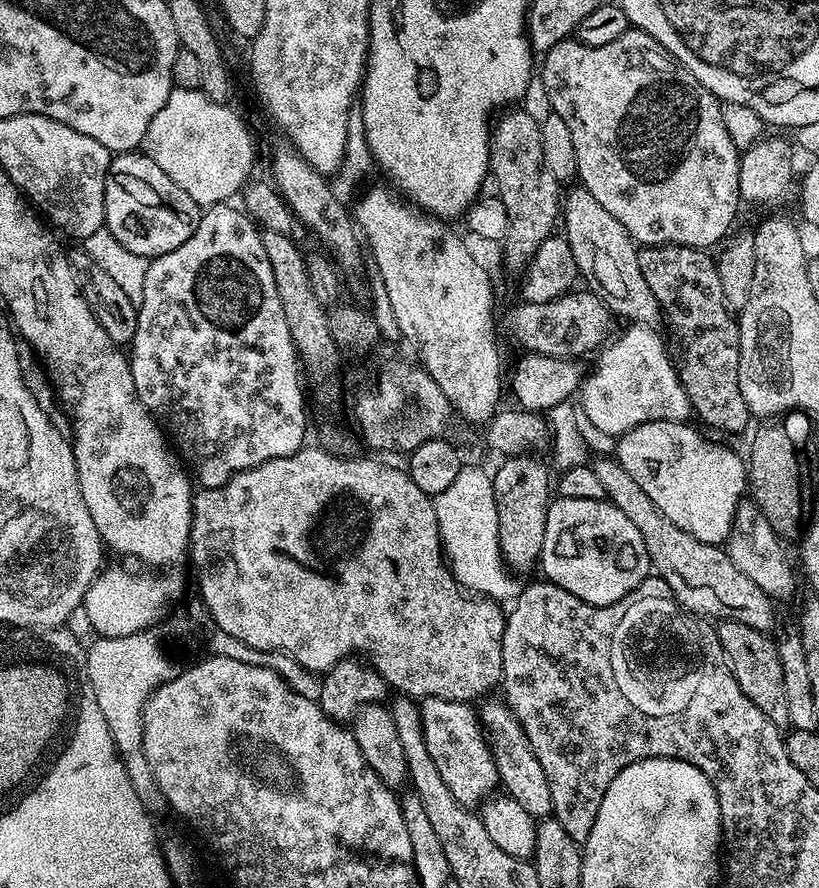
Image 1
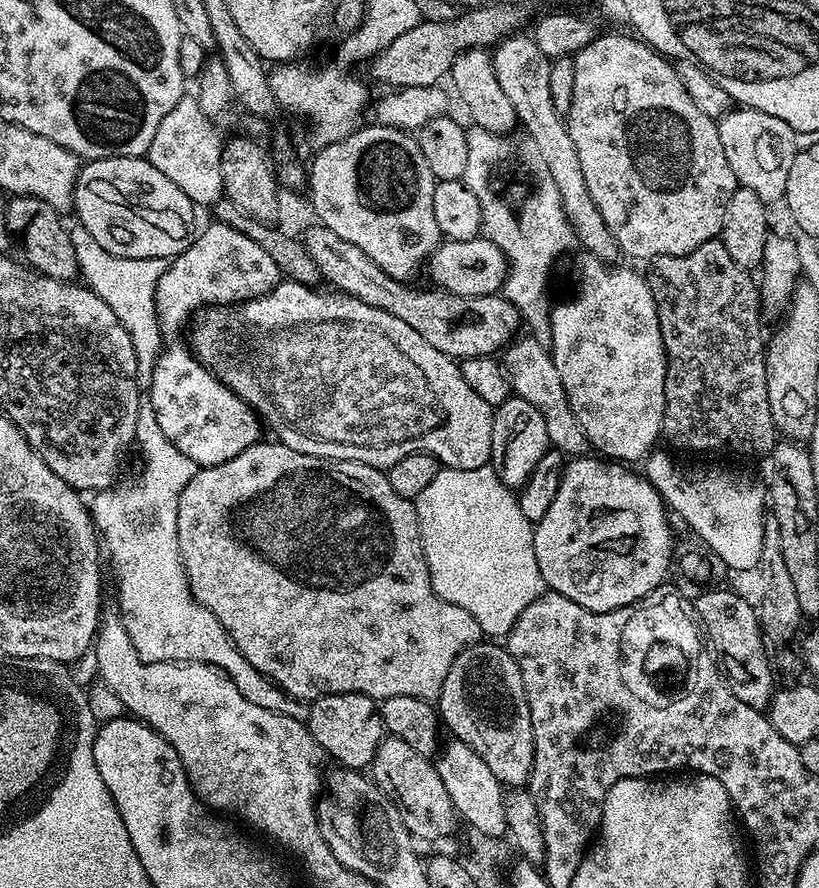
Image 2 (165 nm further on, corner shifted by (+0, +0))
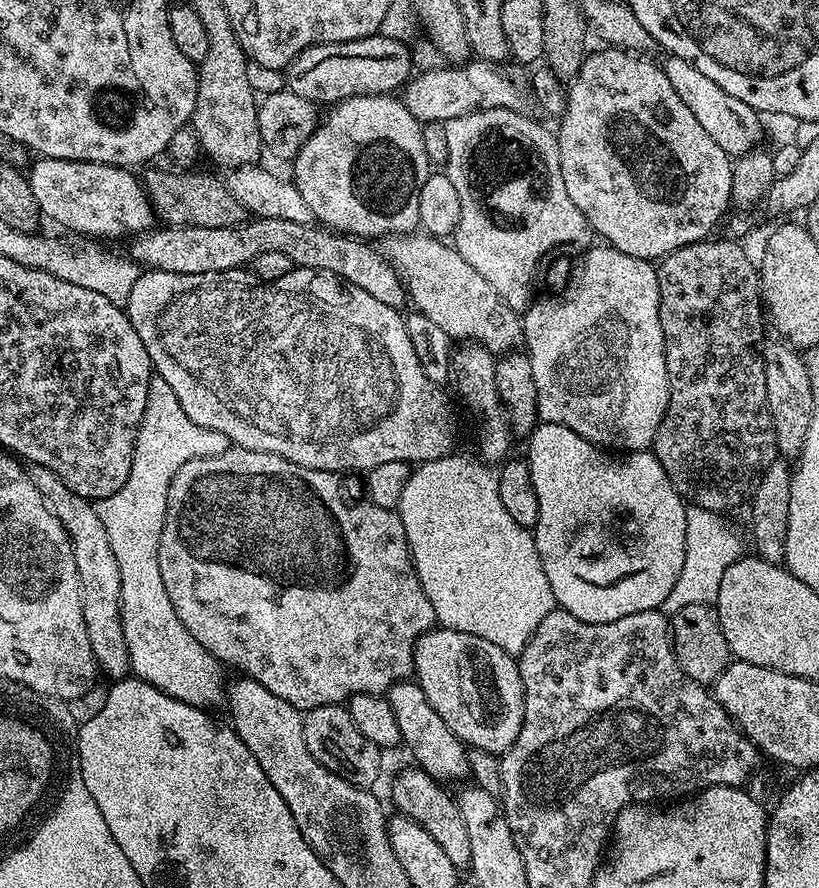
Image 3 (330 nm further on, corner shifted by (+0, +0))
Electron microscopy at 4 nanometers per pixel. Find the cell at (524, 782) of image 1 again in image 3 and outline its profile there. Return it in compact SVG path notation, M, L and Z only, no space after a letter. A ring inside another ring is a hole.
M437 626L418 637L412 663L415 683L430 698L430 706L469 749L503 754L518 738L524 717L524 687L513 653L486 642L486 638Z

